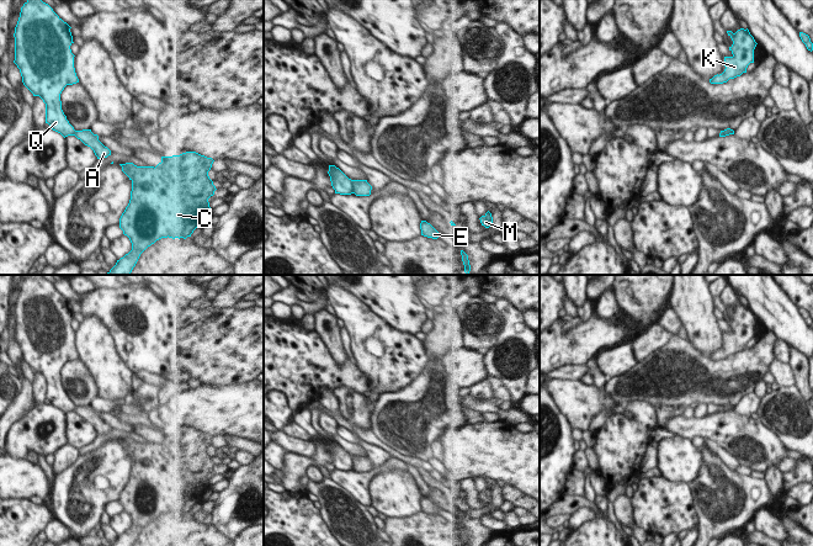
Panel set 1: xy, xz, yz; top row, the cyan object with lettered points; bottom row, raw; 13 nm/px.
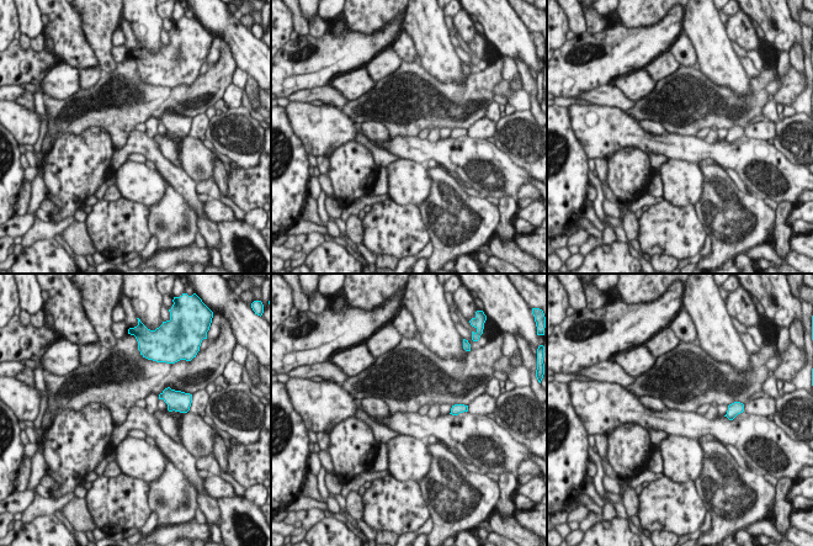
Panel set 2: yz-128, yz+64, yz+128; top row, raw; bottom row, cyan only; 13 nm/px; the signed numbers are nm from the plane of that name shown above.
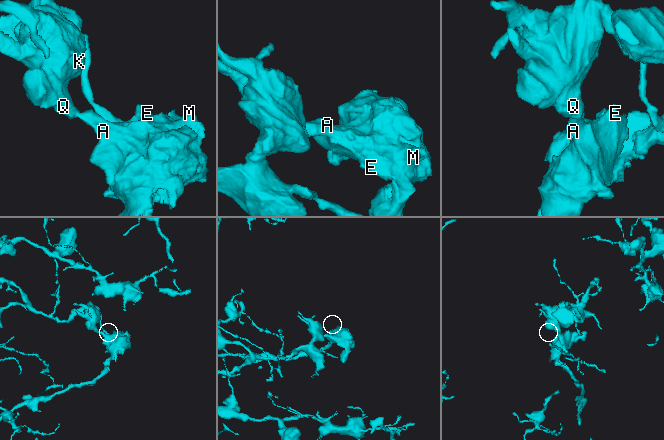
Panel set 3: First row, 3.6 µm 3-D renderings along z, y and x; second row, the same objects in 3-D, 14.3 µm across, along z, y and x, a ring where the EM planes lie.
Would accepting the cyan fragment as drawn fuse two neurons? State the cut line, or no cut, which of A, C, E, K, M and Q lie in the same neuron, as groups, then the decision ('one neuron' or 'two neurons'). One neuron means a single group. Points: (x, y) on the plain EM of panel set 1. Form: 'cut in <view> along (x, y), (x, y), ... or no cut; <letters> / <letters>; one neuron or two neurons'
cut in xz along (350, 456), (352, 468); A C E M / K Q; two neurons

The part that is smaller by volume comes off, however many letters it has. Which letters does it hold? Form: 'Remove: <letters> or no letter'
Remove: A, C, E, M

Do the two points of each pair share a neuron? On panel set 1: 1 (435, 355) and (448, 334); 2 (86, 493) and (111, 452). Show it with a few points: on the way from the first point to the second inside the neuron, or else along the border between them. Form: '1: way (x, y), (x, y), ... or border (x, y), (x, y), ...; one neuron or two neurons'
1: way (435, 350), (444, 339); one neuron
2: way (101, 493), (105, 493), (112, 486), (112, 467); one neuron

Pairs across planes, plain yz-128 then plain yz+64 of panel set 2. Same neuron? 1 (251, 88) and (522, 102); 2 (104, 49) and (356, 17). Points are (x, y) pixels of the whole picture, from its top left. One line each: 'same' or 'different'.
1: different
2: same

